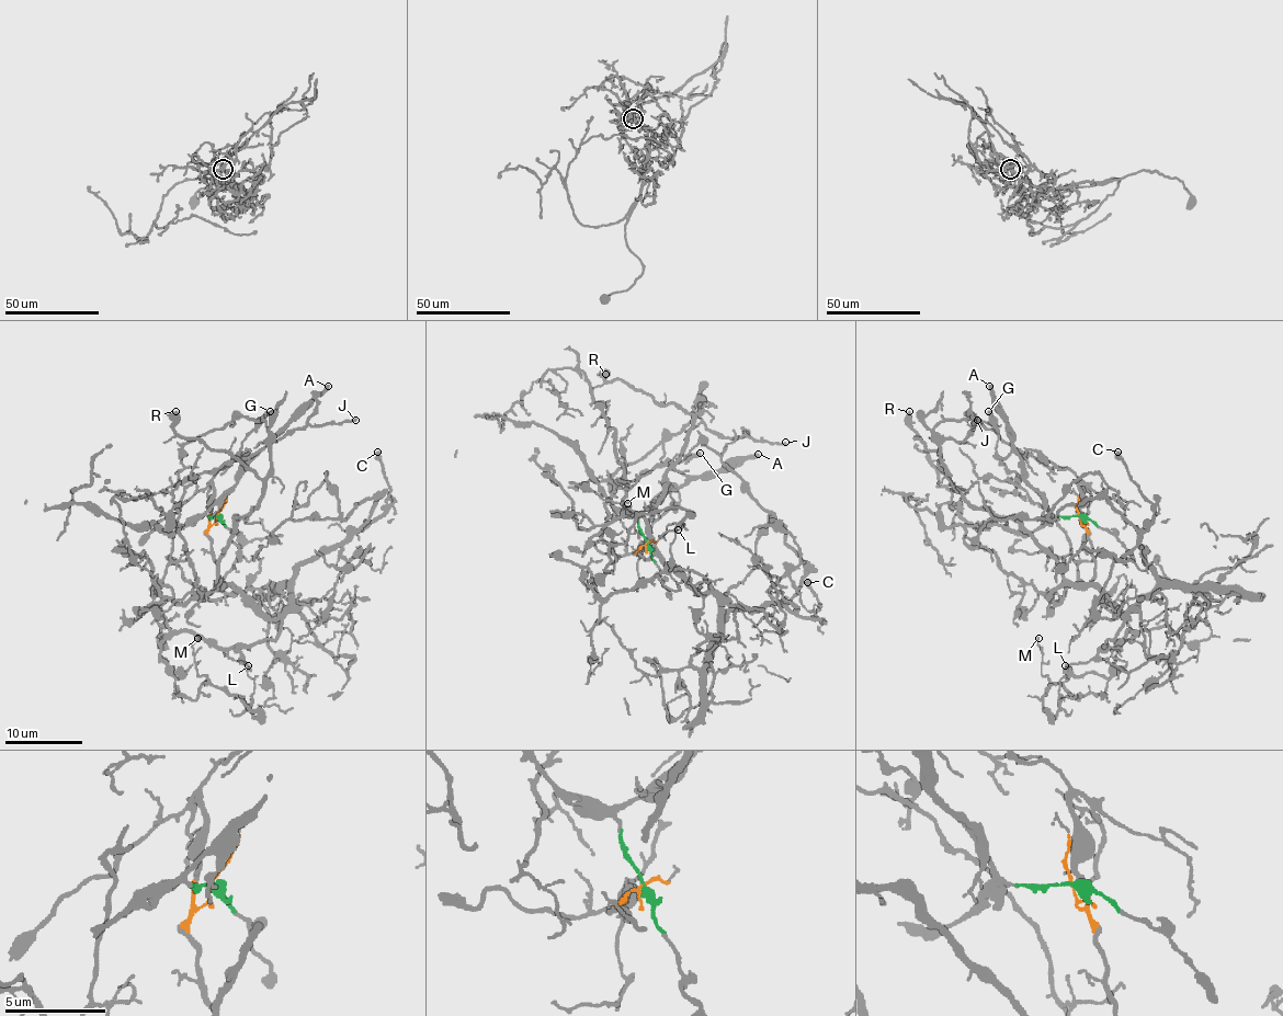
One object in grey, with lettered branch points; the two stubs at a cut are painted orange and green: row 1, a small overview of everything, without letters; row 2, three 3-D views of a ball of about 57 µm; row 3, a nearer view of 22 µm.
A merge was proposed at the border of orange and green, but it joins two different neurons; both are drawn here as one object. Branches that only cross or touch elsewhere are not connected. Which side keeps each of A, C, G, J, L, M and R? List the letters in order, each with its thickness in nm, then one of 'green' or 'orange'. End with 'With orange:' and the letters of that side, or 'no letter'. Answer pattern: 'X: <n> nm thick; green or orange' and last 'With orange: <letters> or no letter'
A: 320 nm thick; green
C: 440 nm thick; orange
G: 320 nm thick; green
J: 180 nm thick; orange
L: 130 nm thick; orange
M: 110 nm thick; orange
R: 600 nm thick; orange
With orange: C, J, L, M, R

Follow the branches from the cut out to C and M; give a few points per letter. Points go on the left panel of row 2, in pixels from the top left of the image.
C: (217, 516), (207, 532), (217, 574), (274, 618), (302, 564), (383, 513), (390, 486), (376, 451)
M: (217, 516), (217, 574), (280, 630), (215, 647), (170, 634), (161, 661), (195, 699), (207, 678), (197, 638)

